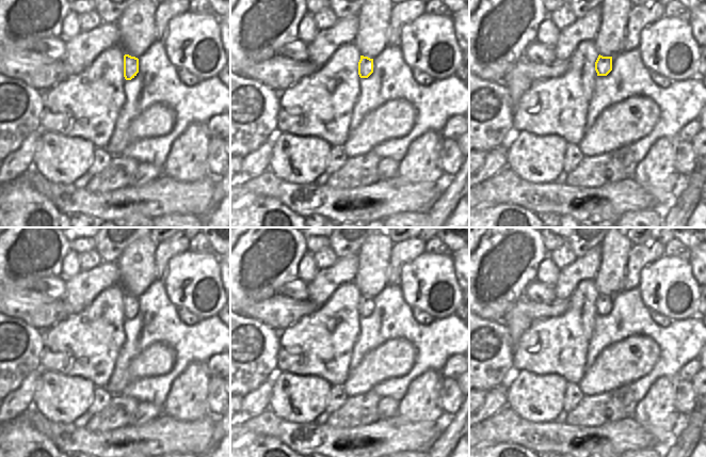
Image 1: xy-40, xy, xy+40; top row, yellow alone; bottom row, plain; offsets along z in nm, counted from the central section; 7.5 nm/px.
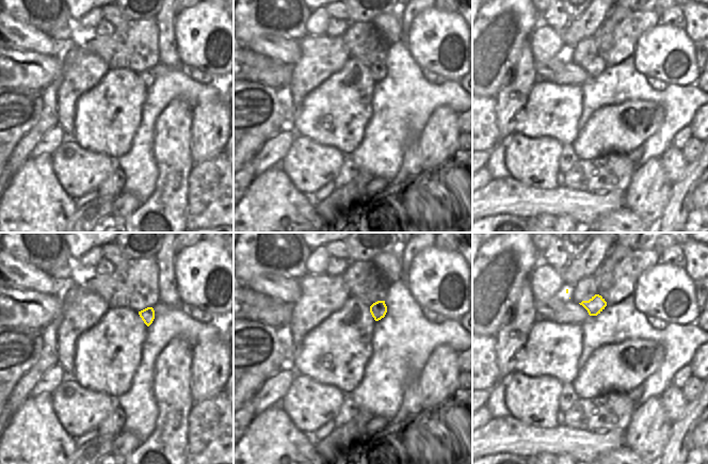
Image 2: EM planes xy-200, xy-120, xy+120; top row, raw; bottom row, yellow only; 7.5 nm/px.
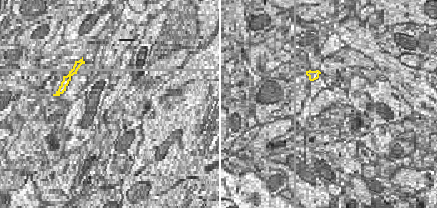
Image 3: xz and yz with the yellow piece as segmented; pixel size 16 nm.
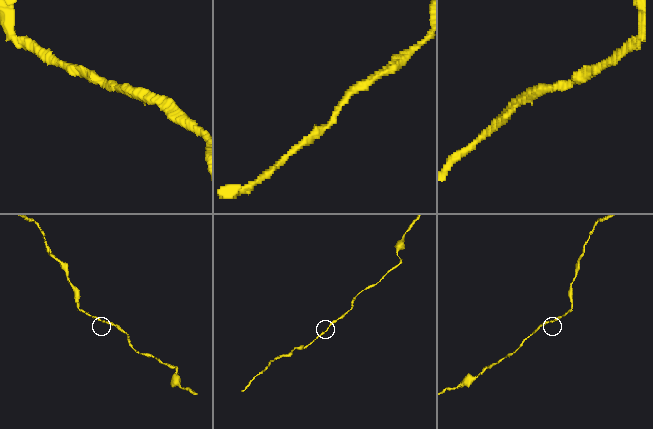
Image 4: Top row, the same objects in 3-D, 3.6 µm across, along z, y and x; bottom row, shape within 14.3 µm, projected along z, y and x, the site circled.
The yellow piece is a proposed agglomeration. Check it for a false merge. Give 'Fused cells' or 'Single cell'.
Single cell.

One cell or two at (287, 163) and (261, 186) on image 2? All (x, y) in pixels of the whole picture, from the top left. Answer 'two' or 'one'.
two

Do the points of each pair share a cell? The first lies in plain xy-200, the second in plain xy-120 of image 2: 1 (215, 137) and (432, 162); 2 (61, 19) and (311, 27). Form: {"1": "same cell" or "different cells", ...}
{"1": "same cell", "2": "different cells"}

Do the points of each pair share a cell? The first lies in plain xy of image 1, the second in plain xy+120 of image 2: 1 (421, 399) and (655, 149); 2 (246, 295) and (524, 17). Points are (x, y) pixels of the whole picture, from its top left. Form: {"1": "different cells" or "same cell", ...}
{"1": "different cells", "2": "same cell"}

